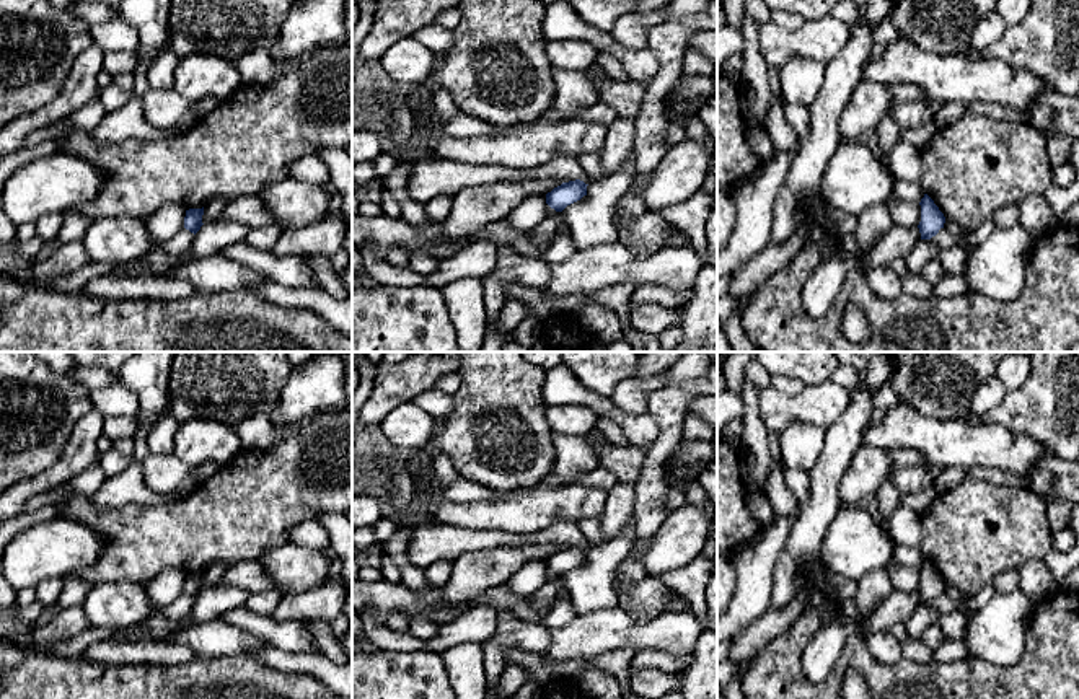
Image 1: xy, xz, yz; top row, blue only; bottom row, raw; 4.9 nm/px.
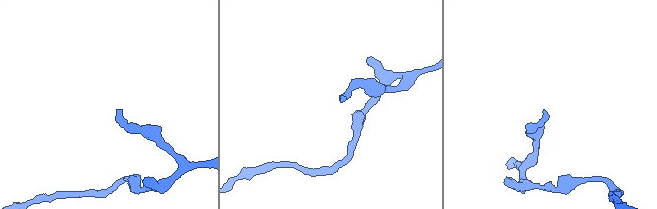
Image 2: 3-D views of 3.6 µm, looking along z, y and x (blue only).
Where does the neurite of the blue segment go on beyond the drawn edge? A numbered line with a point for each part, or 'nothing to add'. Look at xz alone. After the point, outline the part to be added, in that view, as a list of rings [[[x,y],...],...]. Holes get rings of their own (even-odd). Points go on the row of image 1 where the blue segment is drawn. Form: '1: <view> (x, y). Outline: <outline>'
nothing to add

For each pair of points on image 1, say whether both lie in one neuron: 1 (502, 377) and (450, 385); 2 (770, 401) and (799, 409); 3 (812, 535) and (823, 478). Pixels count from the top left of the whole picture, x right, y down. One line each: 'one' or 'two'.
1: two
2: one
3: one

